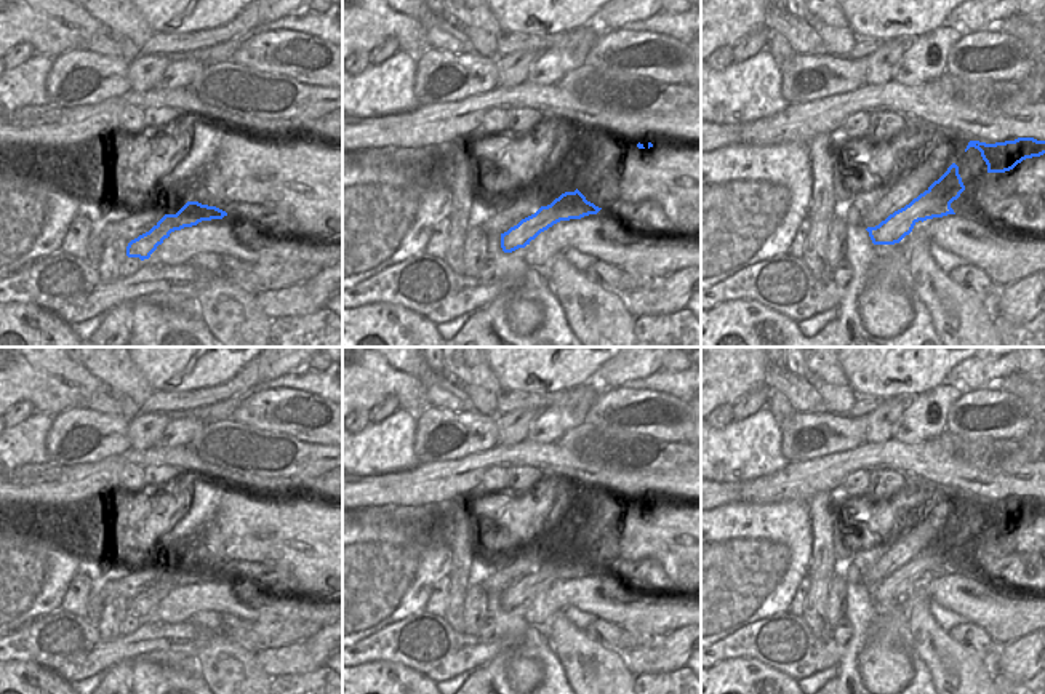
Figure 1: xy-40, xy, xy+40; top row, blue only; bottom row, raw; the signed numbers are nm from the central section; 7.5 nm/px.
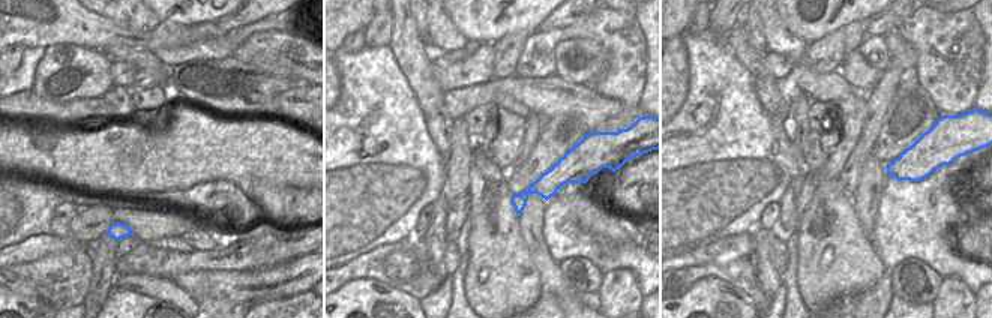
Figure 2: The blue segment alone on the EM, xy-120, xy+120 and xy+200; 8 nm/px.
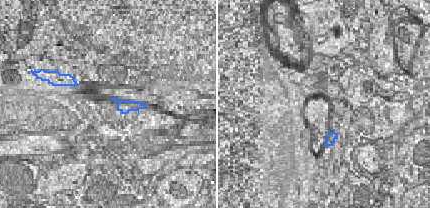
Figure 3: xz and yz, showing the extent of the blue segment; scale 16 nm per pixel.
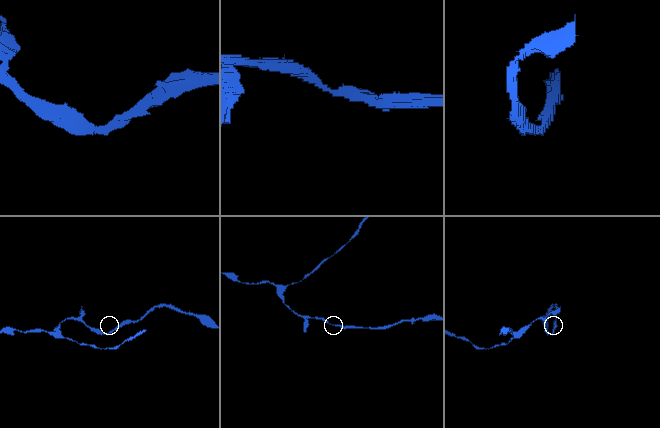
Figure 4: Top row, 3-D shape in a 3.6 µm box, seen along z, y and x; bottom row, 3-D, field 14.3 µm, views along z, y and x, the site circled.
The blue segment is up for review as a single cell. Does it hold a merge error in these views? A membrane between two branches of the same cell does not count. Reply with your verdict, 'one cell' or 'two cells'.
one cell

